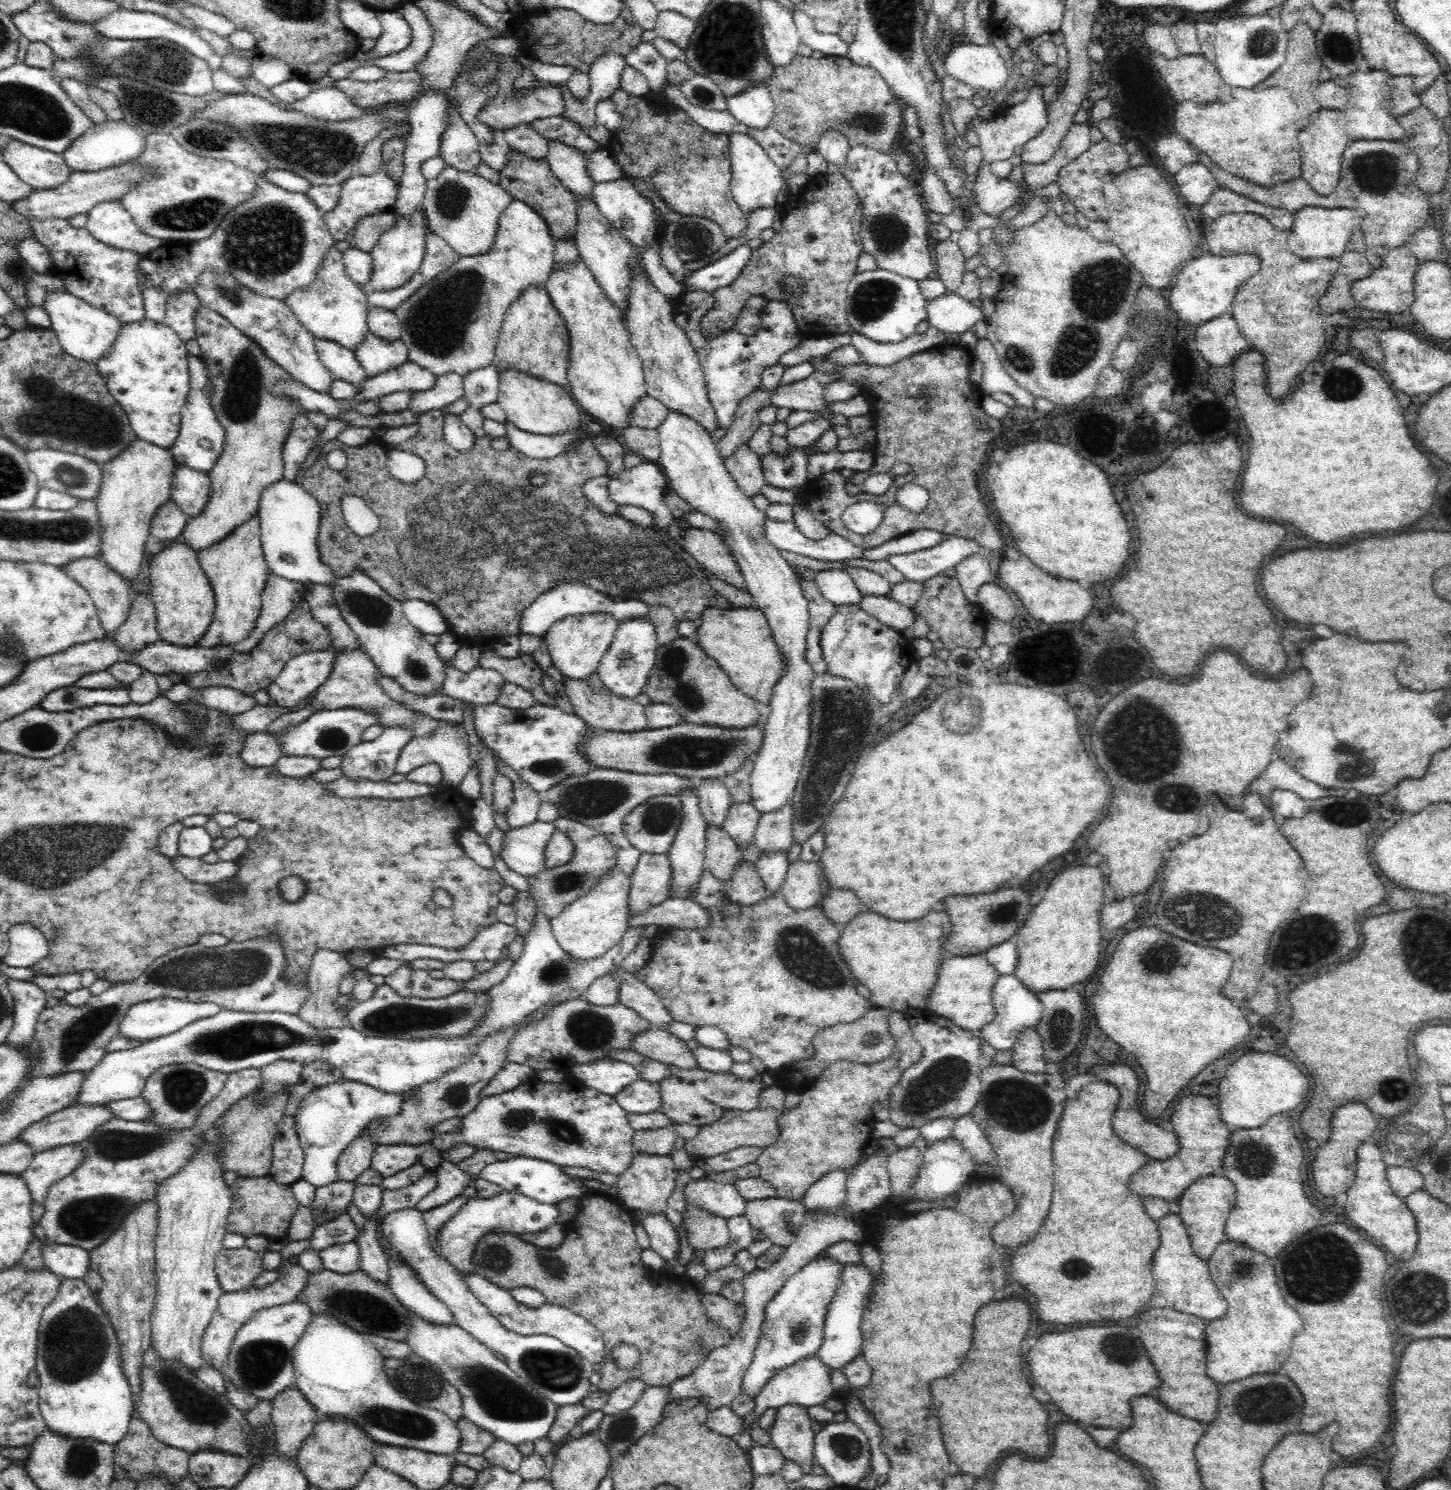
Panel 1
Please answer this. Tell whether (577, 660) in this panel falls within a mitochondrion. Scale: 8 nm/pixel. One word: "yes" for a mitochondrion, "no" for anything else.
no

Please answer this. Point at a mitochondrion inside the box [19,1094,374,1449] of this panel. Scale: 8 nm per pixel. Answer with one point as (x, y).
(75, 1342)

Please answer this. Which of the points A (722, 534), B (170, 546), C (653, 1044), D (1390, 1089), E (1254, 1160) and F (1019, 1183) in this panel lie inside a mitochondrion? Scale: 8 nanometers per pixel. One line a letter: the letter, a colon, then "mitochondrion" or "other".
A: other
B: other
C: other
D: mitochondrion
E: mitochondrion
F: other

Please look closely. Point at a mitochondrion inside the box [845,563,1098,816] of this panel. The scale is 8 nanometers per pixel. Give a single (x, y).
(946, 708)

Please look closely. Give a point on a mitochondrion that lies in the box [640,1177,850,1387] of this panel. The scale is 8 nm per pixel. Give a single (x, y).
(798, 1331)

